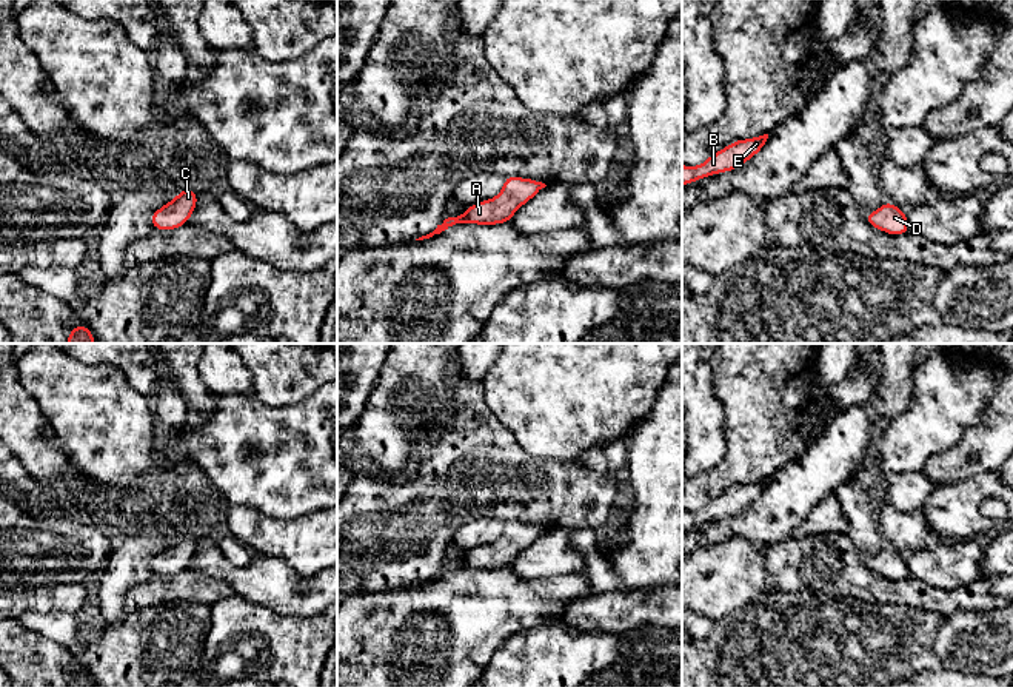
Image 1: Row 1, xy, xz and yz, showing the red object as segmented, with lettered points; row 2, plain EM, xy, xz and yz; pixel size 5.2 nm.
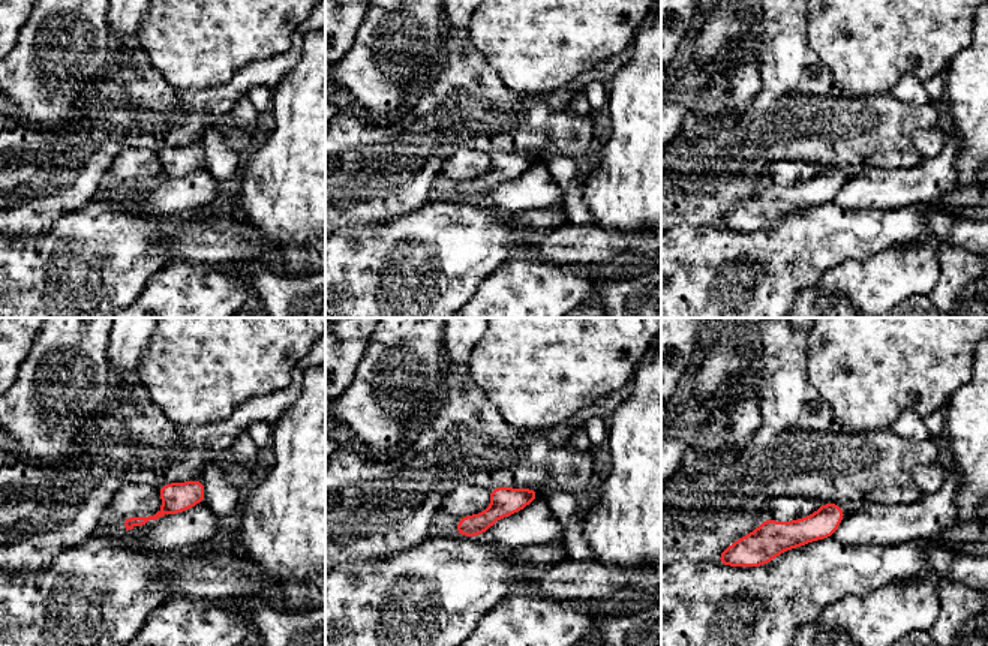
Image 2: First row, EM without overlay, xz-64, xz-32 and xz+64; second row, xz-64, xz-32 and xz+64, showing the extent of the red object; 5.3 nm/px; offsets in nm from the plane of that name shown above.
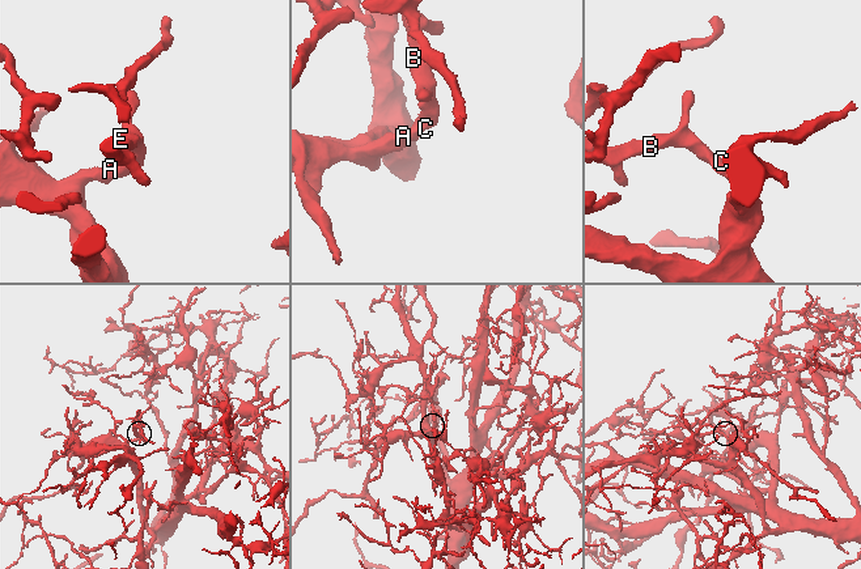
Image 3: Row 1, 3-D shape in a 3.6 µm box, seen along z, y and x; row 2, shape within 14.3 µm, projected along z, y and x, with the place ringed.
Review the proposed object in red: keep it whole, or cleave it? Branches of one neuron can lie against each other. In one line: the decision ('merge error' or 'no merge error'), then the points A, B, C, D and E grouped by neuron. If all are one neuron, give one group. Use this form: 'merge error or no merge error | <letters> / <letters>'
no merge error | A B C D E

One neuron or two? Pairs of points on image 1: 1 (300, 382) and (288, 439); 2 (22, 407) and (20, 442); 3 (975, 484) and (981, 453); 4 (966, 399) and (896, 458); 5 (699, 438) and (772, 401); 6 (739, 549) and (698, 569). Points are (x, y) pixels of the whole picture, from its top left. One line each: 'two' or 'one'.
1: two
2: one
3: two
4: one
5: two
6: one

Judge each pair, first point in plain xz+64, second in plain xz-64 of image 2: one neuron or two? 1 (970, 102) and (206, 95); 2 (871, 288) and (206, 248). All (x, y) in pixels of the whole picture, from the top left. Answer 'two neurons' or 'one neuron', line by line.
1: two neurons
2: two neurons

